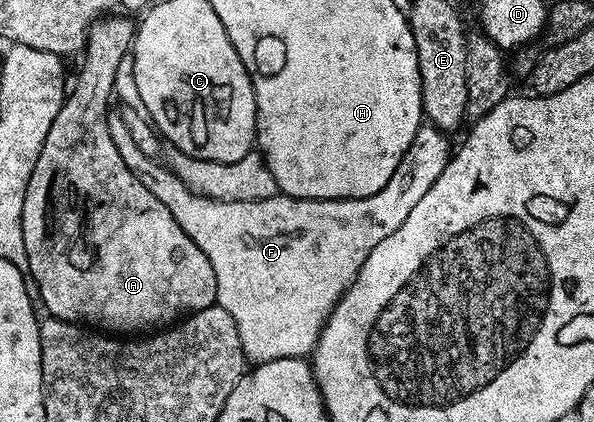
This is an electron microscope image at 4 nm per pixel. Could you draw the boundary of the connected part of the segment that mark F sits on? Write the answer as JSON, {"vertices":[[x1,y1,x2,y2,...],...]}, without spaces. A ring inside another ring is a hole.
{"vertices":[[124,117,110,118,109,128,115,149,119,149,119,157,123,157,123,165,134,171,139,181,143,181,143,185,147,185,147,189,151,189,151,193,155,193,155,197,171,209,171,217,179,221,183,233,187,233,187,237,203,249,207,261,211,261,217,286,216,306,231,313,235,329,239,329,243,353,253,365,312,356,325,322,345,290,355,281,359,269,363,269,363,261,367,261,371,249,375,249,379,241,391,237,391,233,407,221,407,213,411,213,411,209,415,209,416,203,423,198,423,193,439,181,439,173,443,173,449,164,451,154,450,136,425,121,415,133,415,141,411,141,407,153,403,153,403,161,399,161,391,181,387,181,379,193,366,199,292,199,290,195,278,193,259,201,215,201,196,195,183,185,176,173,140,151]]}

